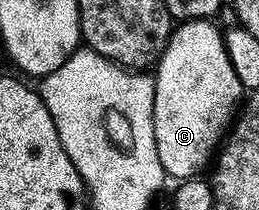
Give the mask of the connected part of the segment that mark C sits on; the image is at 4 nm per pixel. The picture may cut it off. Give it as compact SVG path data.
M186 19L169 35L168 44L158 58L153 72L156 88L153 101L153 123L155 124L156 151L168 177L184 180L194 177L201 168L210 163L216 146L226 133L234 115L233 104L243 94L243 87L225 48L224 35L210 19Z

